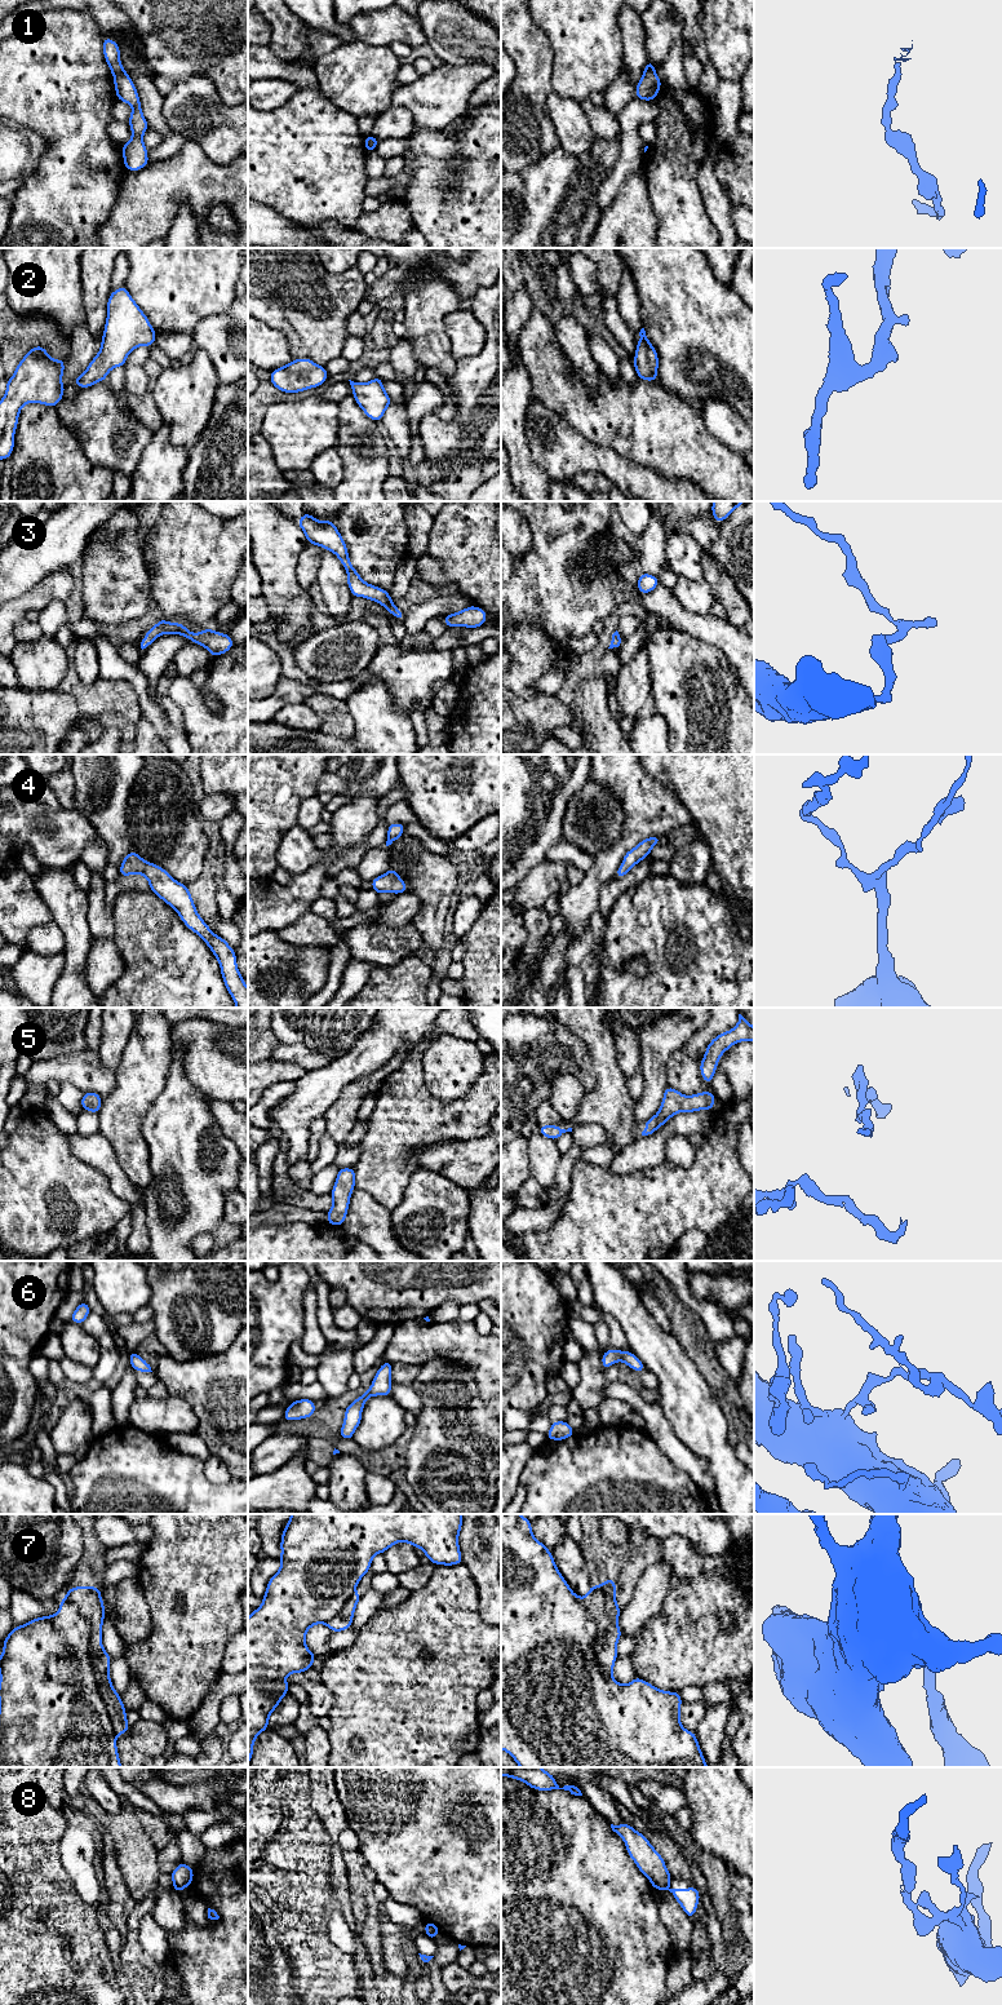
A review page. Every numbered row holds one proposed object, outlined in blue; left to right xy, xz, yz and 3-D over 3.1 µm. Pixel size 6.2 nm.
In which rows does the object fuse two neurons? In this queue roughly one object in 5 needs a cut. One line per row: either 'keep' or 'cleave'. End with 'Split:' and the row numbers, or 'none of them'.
1: keep
2: keep
3: keep
4: keep
5: keep
6: keep
7: cleave
8: cleave
Split: 7, 8

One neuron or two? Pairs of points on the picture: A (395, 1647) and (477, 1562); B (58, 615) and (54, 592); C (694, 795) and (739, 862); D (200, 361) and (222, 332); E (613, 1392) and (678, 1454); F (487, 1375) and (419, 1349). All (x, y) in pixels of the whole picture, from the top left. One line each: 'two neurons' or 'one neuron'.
A: two neurons
B: two neurons
C: one neuron
D: two neurons
E: one neuron
F: one neuron

